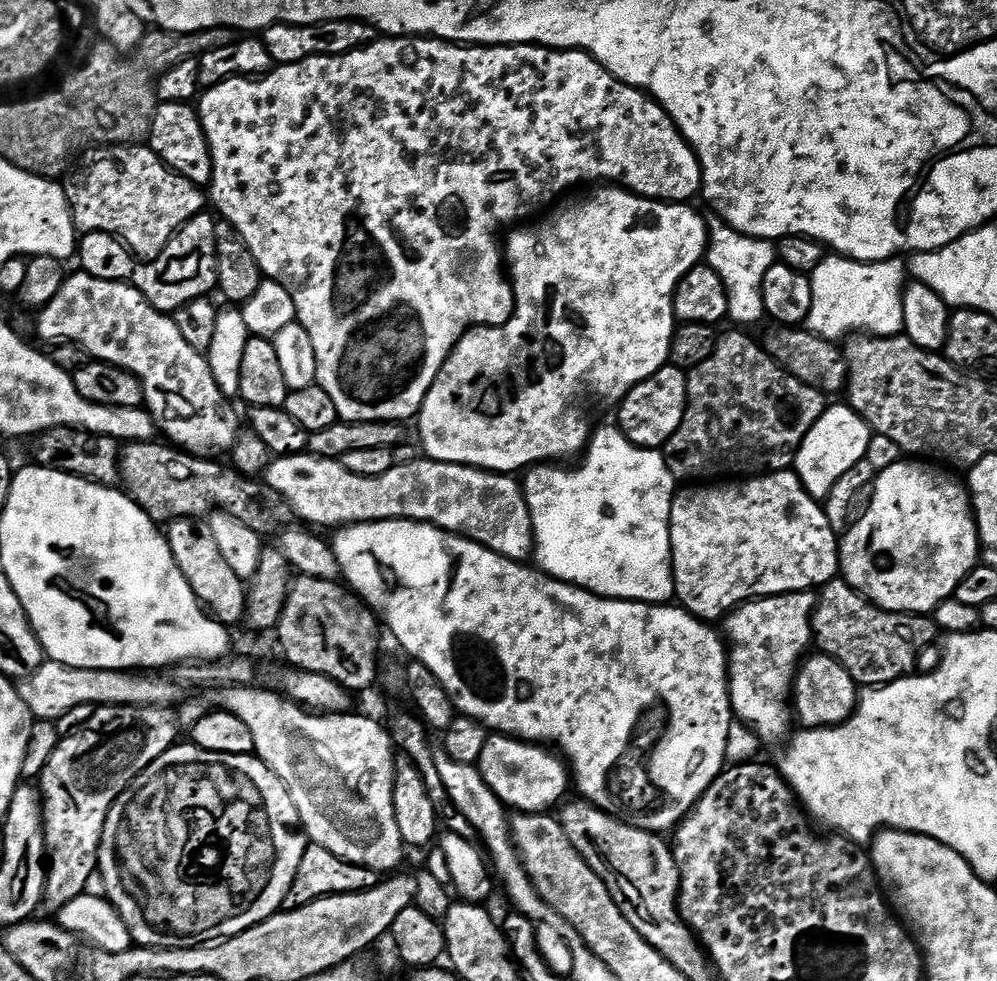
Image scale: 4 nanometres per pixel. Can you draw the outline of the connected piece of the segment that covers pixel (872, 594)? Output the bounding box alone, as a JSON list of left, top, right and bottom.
[840,458,981,613]

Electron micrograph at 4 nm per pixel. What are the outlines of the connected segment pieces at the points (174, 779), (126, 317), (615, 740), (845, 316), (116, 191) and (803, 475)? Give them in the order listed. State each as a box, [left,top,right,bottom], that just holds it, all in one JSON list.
[[111,742,310,948],[36,270,242,454],[330,520,734,834],[806,254,906,342],[64,146,205,262],[794,402,873,501]]

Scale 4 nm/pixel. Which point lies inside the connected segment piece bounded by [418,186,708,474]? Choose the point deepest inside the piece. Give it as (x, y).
(593, 283)

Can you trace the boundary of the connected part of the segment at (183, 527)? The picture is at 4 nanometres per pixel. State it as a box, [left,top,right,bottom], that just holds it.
[167,518,248,626]

